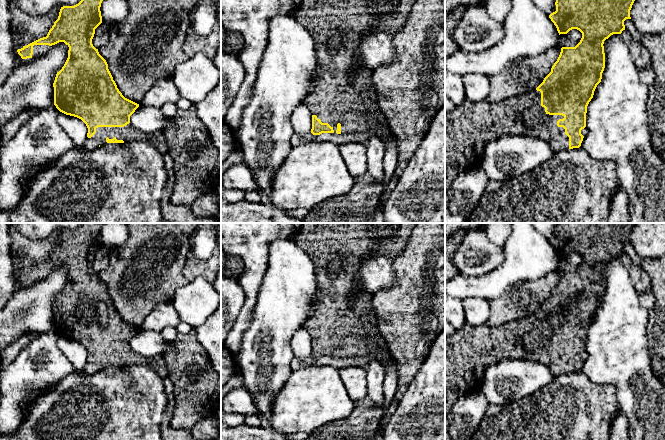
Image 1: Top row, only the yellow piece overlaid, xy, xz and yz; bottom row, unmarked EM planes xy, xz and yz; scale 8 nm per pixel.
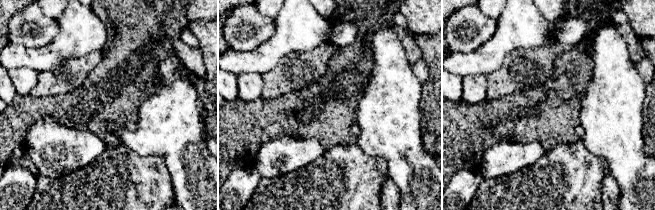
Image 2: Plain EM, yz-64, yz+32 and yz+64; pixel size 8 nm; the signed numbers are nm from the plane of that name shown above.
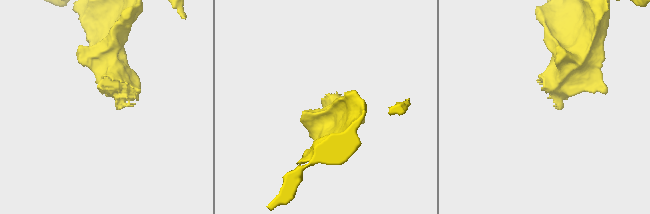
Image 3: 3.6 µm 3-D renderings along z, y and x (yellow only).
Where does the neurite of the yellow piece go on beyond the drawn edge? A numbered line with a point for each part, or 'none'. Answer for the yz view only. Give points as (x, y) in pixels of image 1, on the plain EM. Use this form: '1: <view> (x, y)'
1: yz (468, 351)

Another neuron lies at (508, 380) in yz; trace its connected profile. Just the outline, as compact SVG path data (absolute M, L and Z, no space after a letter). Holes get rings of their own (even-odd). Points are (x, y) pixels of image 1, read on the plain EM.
M507 358L487 365L481 390L459 396L445 416L445 440L470 440L489 403L519 400L553 379L550 369L540 362Z

